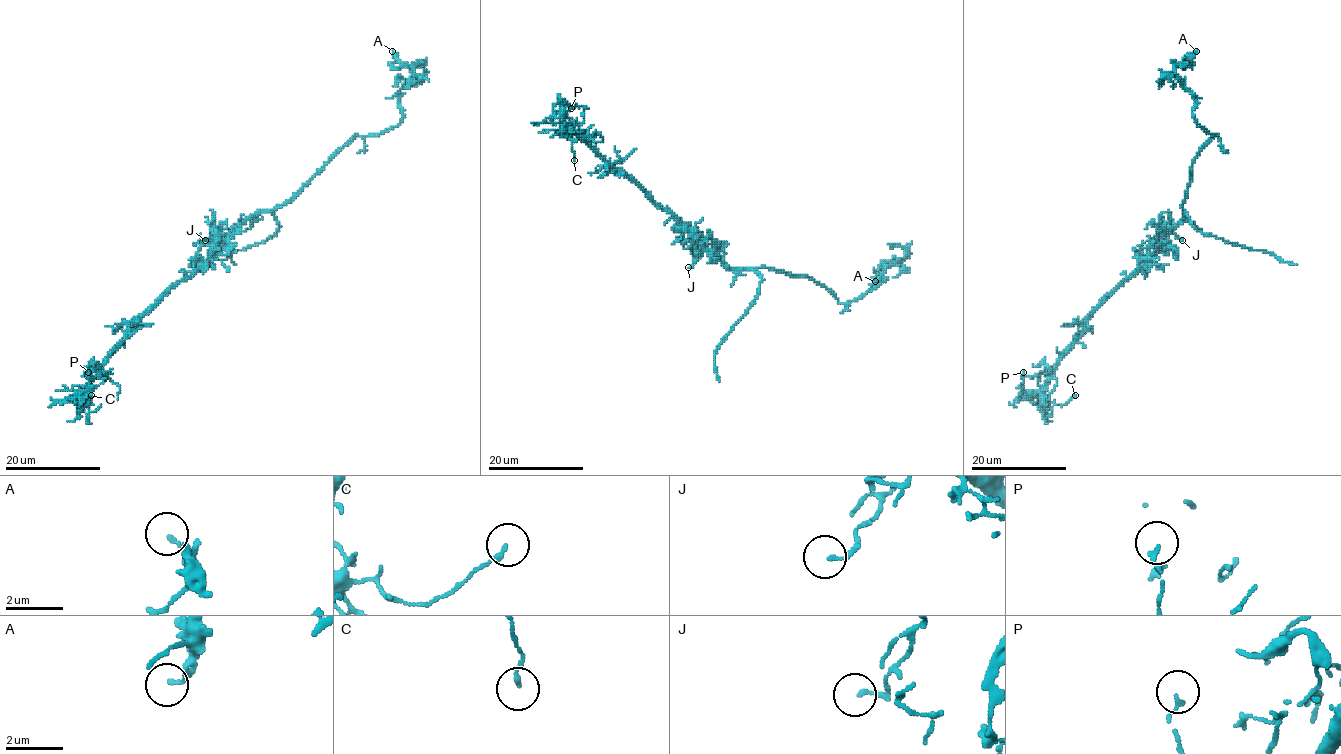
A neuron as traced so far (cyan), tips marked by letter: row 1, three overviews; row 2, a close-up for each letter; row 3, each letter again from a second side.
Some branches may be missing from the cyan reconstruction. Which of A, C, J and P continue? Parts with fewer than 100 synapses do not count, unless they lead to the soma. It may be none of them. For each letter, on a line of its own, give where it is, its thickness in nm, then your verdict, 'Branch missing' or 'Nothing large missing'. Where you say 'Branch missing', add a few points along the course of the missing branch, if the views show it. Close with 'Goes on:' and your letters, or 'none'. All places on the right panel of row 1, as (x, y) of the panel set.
A: Place: (1196, 51). Thickness 140 nm. Nothing large missing
C: Place: (1075, 395). Thickness 150 nm. Nothing large missing
J: Place: (1182, 240). Thickness 130 nm. Nothing large missing
P: Place: (1023, 372). Thickness 140 nm. Nothing large missing
Goes on: none

